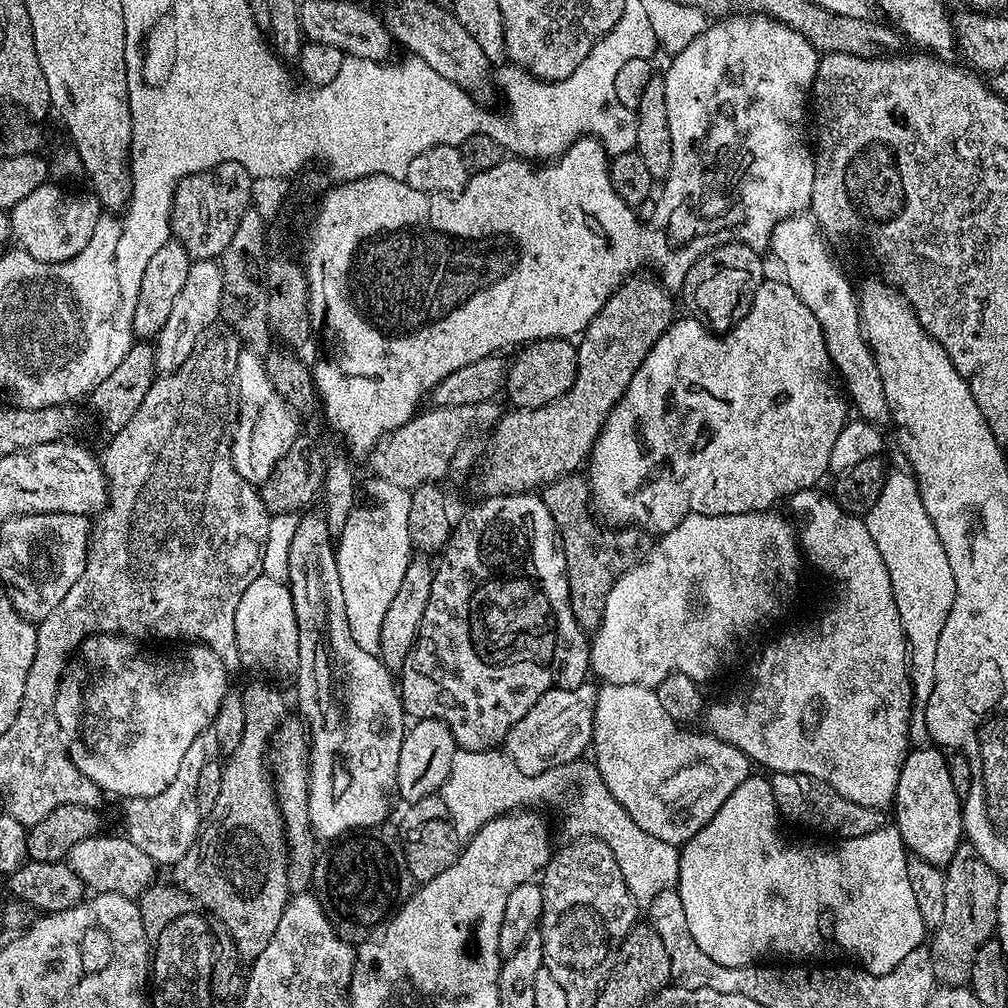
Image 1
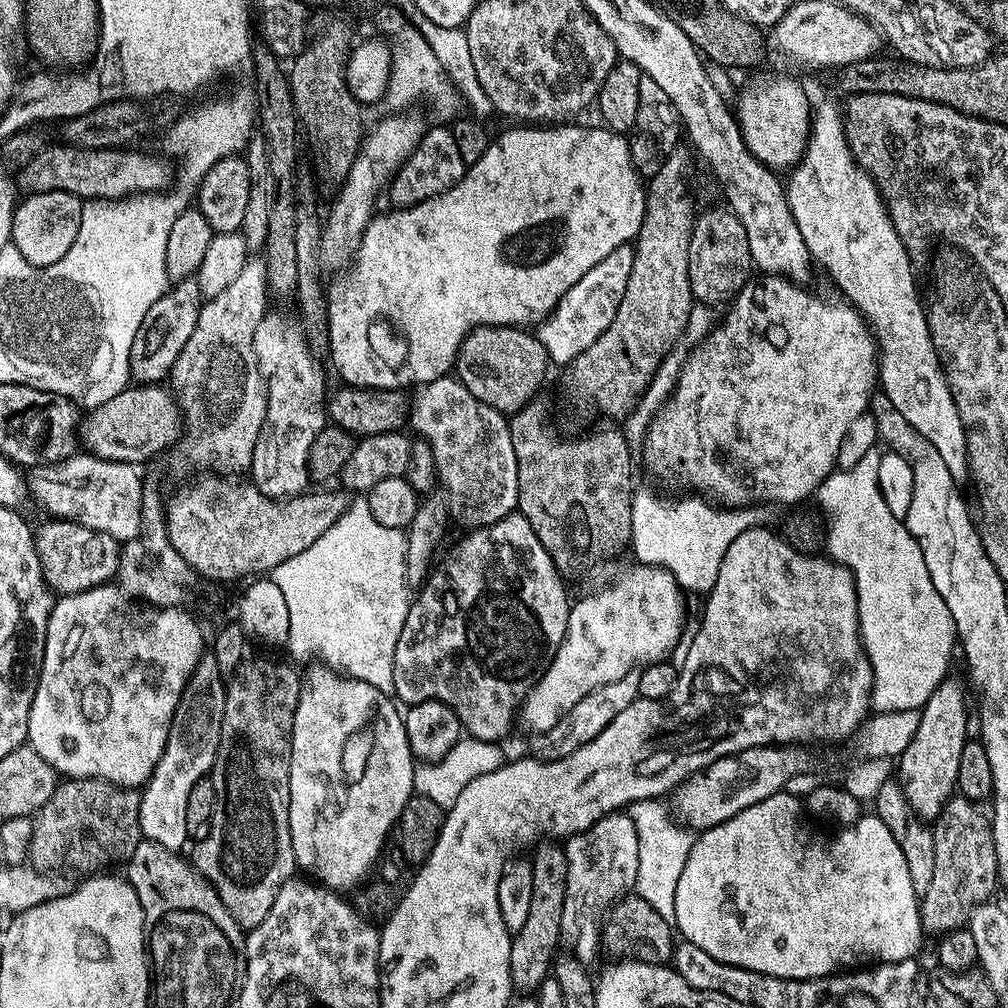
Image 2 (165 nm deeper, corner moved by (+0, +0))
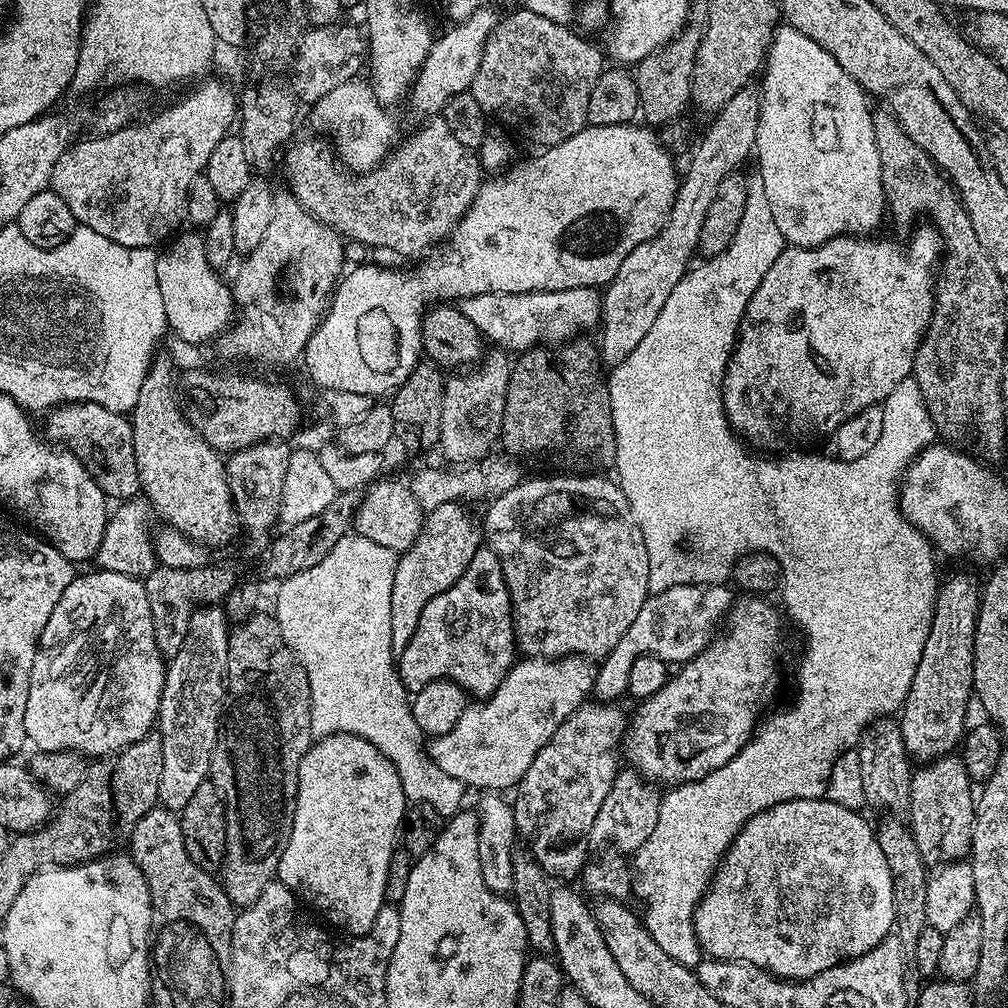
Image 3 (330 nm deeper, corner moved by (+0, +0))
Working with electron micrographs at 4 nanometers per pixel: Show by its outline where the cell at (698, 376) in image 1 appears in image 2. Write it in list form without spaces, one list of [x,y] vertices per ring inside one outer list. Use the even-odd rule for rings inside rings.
[[[764,274],[757,278],[749,279],[744,289],[737,294],[736,299],[731,301],[730,307],[727,309],[728,320],[724,320],[715,325],[712,331],[695,345],[696,348],[689,354],[688,360],[683,361],[680,369],[680,376],[676,379],[676,387],[672,389],[672,395],[661,404],[655,416],[648,424],[648,430],[644,434],[642,441],[642,449],[644,448],[644,464],[656,476],[680,476],[680,484],[692,494],[699,494],[703,499],[711,502],[716,506],[726,508],[742,508],[745,506],[765,506],[764,504],[796,504],[799,500],[804,500],[813,495],[820,484],[834,469],[836,468],[836,459],[838,458],[838,446],[842,446],[842,438],[846,438],[846,430],[850,430],[850,422],[854,422],[854,418],[858,418],[863,412],[869,411],[870,401],[878,388],[878,349],[876,346],[876,337],[872,334],[872,329],[868,326],[868,321],[856,311],[848,302],[842,304],[827,304],[820,296],[815,296],[812,292],[807,292],[807,287],[801,286],[791,280],[785,280],[783,276],[775,274]]]

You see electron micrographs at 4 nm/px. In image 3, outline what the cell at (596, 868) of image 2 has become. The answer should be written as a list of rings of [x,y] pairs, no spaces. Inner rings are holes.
[[[628,766],[625,769],[625,772],[624,769],[617,771],[614,786],[610,786],[610,794],[606,794],[602,801],[598,818],[594,818],[590,840],[593,845],[601,843],[615,848],[617,852],[634,854],[654,831],[662,796],[657,785],[645,780],[635,768]]]

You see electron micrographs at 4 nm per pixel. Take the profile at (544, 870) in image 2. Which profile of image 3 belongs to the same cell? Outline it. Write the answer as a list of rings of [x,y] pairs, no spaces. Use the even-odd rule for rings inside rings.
[[[589,698],[584,703],[578,705],[574,710],[574,714],[567,716],[562,722],[562,726],[558,726],[558,730],[554,730],[554,734],[550,738],[550,742],[546,742],[546,746],[542,746],[542,750],[538,750],[538,754],[534,758],[534,762],[530,762],[530,770],[526,770],[526,774],[522,774],[519,784],[514,789],[516,800],[511,801],[512,813],[514,814],[514,822],[516,823],[516,830],[521,841],[526,842],[526,847],[532,851],[534,858],[538,863],[544,867],[545,873],[549,877],[557,876],[557,881],[572,882],[572,879],[577,879],[578,874],[583,873],[584,865],[589,859],[590,851],[590,836],[592,827],[594,826],[594,818],[598,818],[598,810],[602,807],[602,801],[606,798],[606,794],[610,794],[610,786],[614,786],[614,778],[618,771],[616,765],[616,756],[618,760],[617,749],[621,747],[626,731],[626,712],[620,709],[621,705],[616,702],[605,702],[595,698]]]

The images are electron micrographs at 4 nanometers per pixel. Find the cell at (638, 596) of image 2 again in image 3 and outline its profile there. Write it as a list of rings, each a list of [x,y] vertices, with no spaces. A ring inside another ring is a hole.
[[[561,656],[559,658],[520,658],[513,664],[506,674],[506,678],[494,690],[491,696],[483,702],[469,703],[468,709],[454,722],[454,730],[448,734],[435,737],[427,745],[428,755],[435,764],[452,778],[458,778],[469,789],[484,788],[480,790],[504,790],[500,788],[515,789],[522,774],[530,770],[530,762],[550,742],[554,730],[562,726],[564,719],[578,705],[589,699],[596,682],[597,669],[593,661],[586,656]]]

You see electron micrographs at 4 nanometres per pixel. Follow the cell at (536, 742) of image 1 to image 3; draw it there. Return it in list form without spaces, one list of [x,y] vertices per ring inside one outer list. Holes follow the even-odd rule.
[[[720,582],[705,585],[679,584],[649,594],[646,602],[642,602],[642,610],[638,610],[634,622],[630,622],[630,630],[626,630],[626,634],[618,638],[618,646],[614,646],[614,650],[610,650],[599,661],[594,685],[595,699],[619,701],[619,696],[623,697],[627,693],[630,665],[638,656],[666,658],[672,666],[682,666],[687,660],[693,660],[721,627],[734,603],[731,590],[722,585]]]

